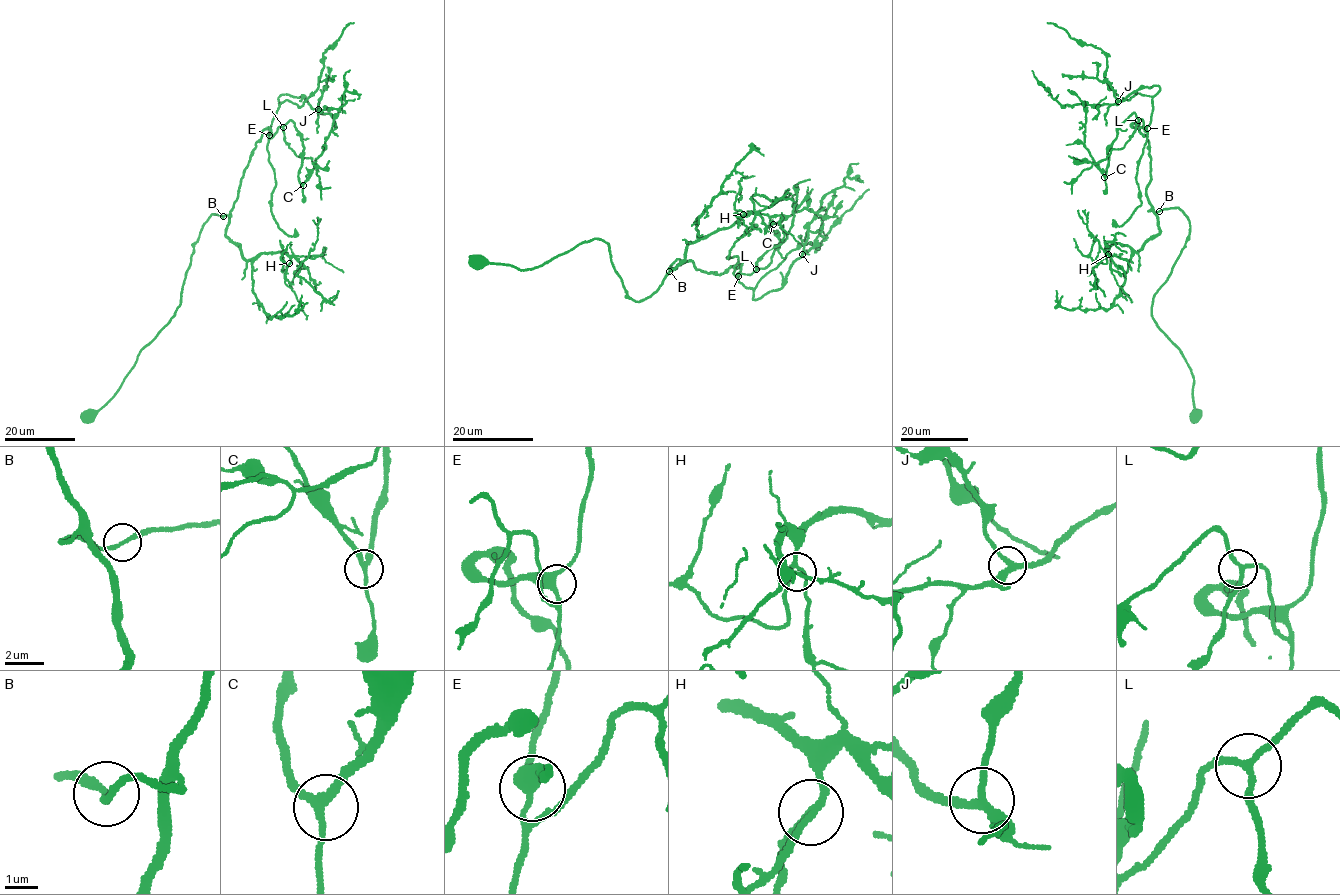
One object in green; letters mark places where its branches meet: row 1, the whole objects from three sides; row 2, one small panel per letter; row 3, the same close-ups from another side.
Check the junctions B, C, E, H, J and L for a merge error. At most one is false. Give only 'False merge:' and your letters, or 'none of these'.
False merge: none of these

